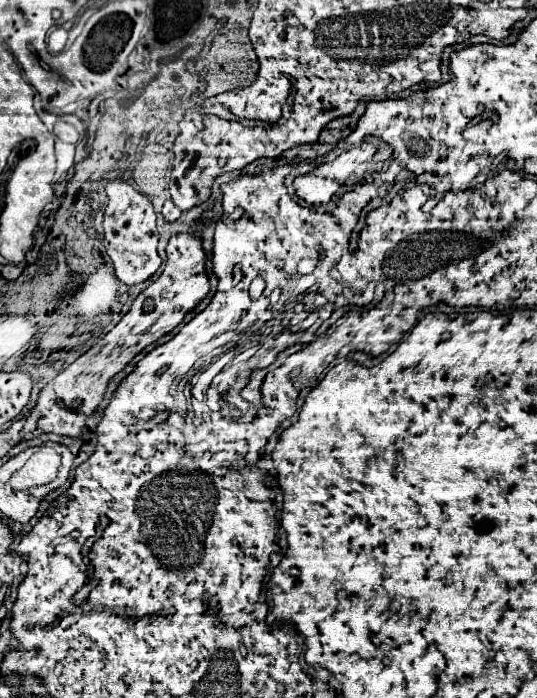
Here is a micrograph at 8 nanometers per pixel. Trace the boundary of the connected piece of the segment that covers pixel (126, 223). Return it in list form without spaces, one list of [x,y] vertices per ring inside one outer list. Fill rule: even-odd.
[[[114,180],[106,184],[108,194],[108,206],[104,210],[104,246],[106,252],[114,264],[118,280],[124,284],[138,284],[150,278],[160,268],[160,256],[158,256],[158,244],[160,244],[160,232],[158,232],[158,218],[164,220],[160,212],[154,210],[152,200],[136,192],[128,182]]]

